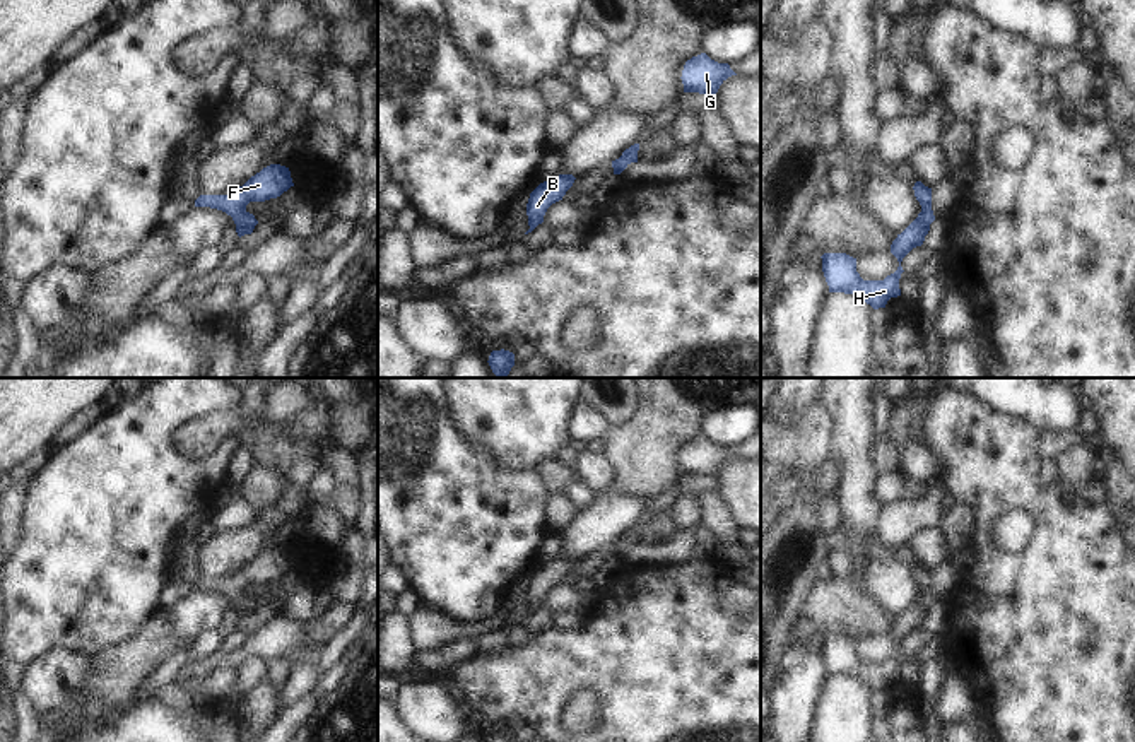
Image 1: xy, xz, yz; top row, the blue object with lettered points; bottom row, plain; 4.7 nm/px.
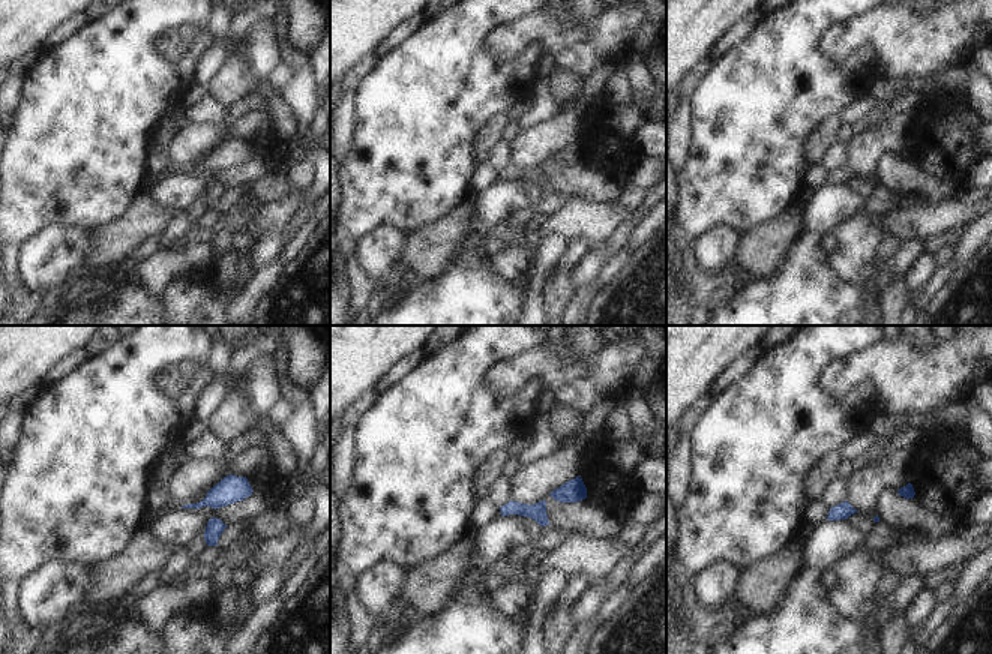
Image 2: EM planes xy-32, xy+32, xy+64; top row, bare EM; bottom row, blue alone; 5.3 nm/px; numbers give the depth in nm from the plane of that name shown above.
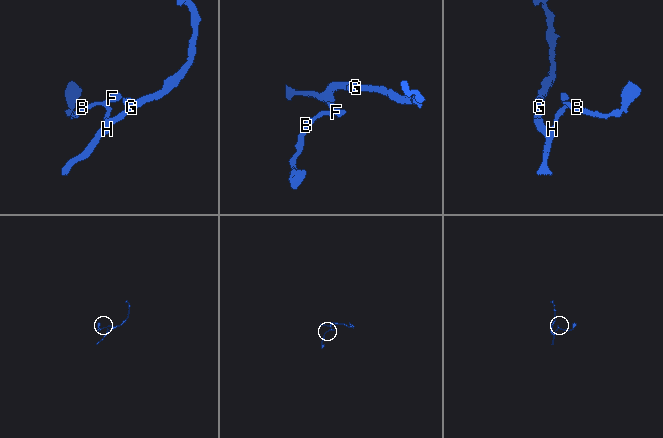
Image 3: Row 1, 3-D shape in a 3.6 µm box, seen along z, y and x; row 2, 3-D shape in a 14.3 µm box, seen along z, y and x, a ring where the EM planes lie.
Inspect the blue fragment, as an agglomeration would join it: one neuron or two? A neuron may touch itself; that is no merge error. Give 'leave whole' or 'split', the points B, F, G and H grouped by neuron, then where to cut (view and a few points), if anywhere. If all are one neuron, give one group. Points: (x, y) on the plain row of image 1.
leave whole | B F G H | no cut

